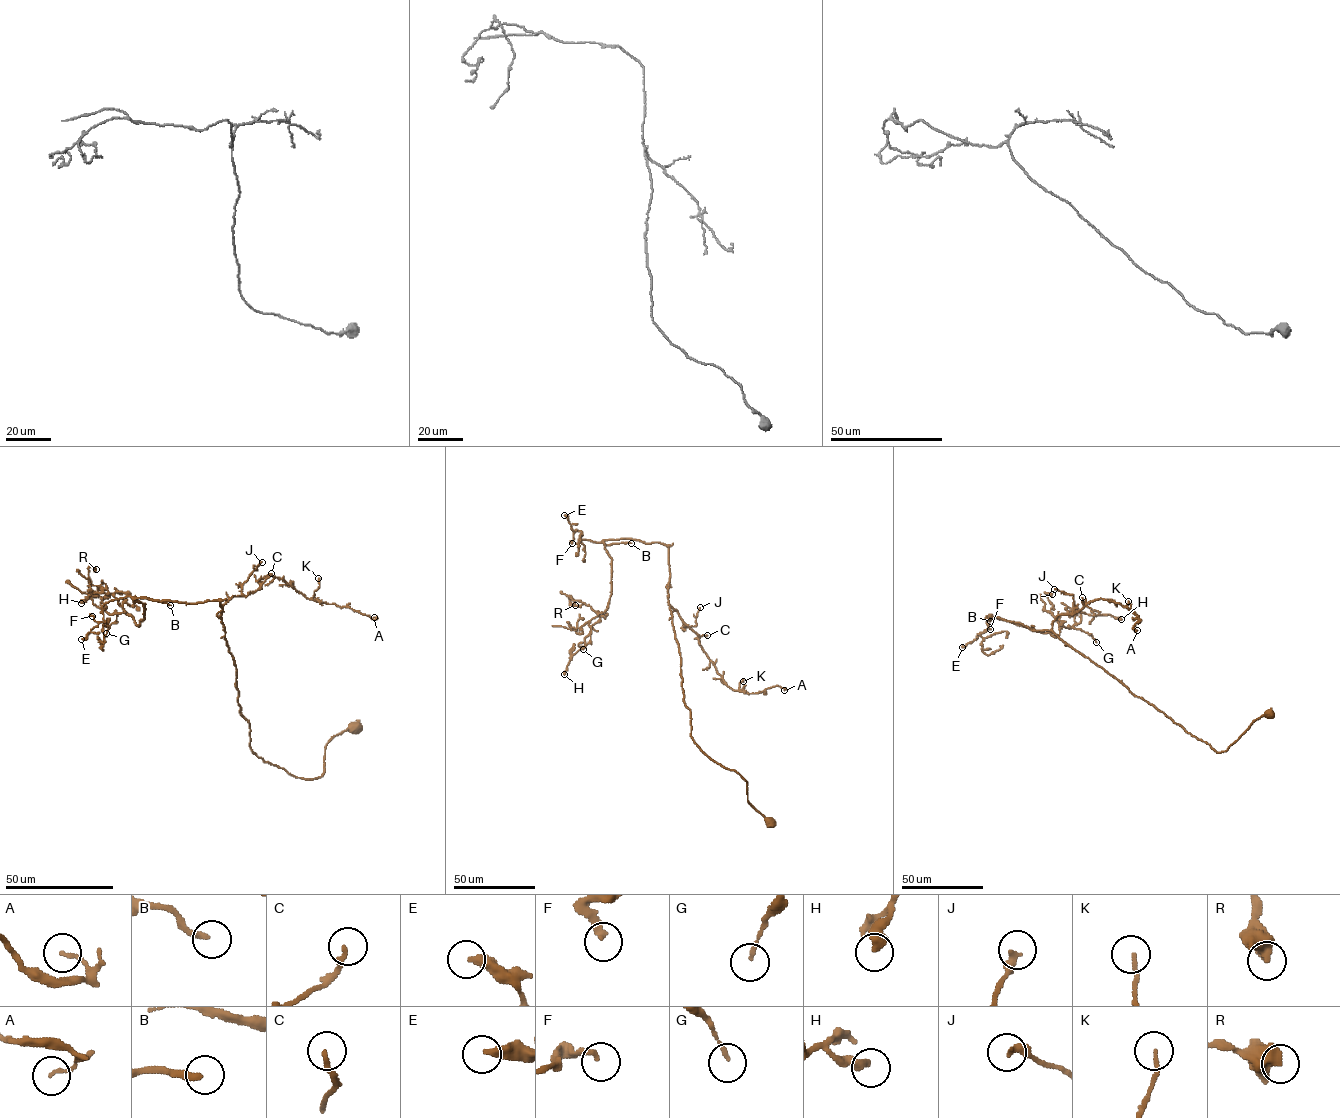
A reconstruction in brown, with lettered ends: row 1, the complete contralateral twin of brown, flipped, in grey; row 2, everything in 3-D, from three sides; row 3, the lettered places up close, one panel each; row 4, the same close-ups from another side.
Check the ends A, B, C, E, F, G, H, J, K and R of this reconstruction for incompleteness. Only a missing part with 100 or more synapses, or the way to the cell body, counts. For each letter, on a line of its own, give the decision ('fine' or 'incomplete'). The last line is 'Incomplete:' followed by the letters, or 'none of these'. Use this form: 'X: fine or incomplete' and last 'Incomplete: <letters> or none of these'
A: fine
B: fine
C: fine
E: fine
F: fine
G: fine
H: fine
J: fine
K: fine
R: fine
Incomplete: none of these

